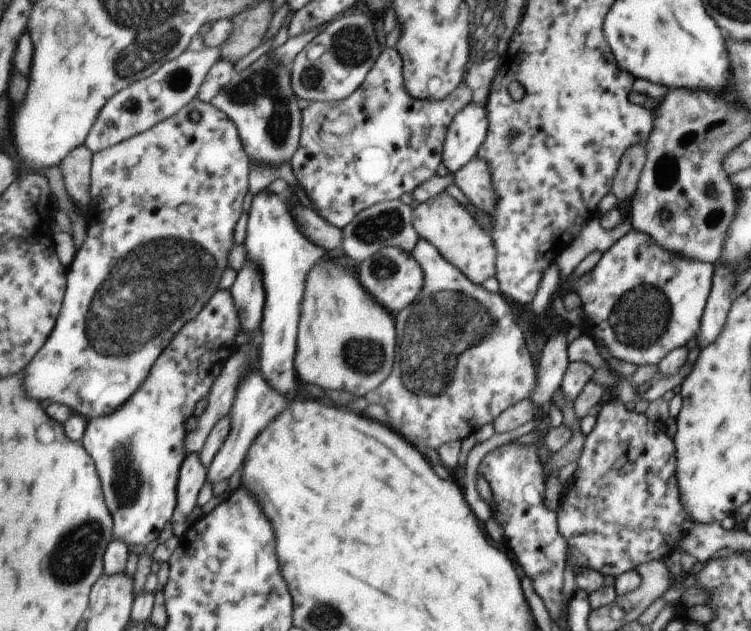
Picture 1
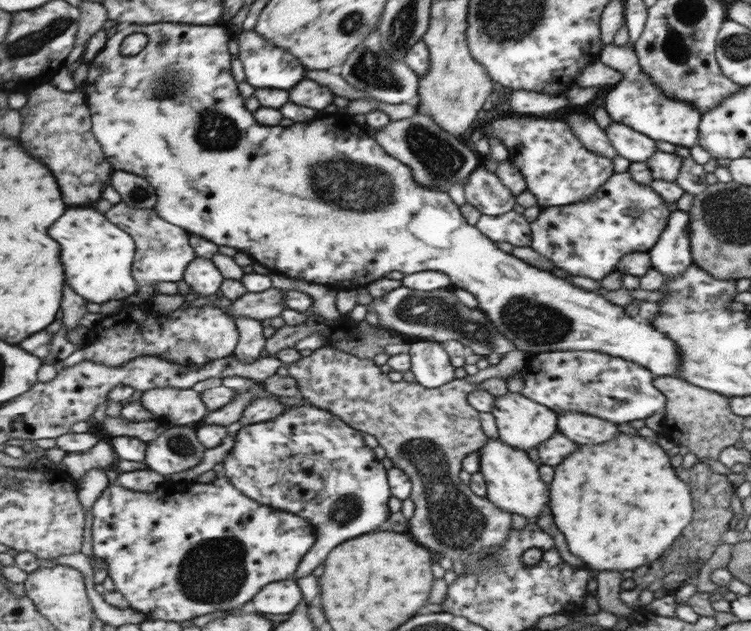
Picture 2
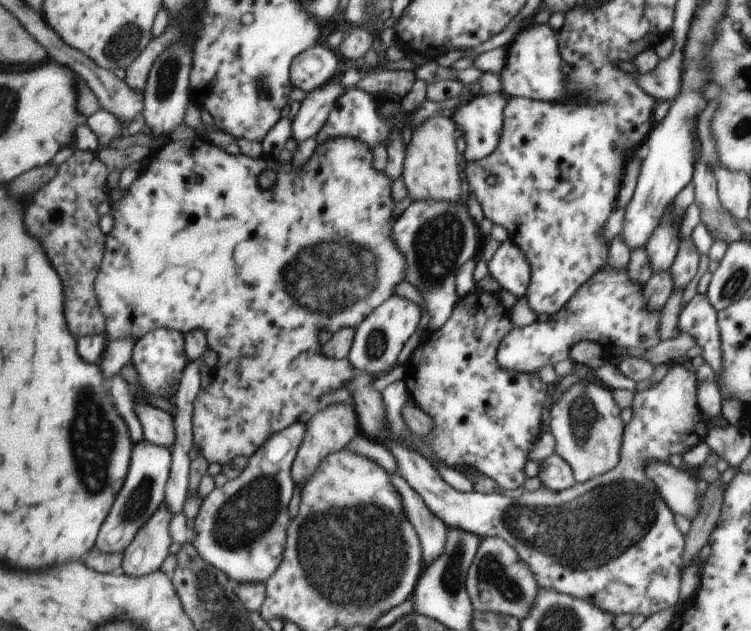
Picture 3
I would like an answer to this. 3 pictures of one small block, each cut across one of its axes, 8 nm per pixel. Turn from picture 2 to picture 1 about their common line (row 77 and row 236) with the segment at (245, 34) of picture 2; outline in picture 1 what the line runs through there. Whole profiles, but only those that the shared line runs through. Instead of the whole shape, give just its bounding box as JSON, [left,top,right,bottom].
[244,191,325,394]

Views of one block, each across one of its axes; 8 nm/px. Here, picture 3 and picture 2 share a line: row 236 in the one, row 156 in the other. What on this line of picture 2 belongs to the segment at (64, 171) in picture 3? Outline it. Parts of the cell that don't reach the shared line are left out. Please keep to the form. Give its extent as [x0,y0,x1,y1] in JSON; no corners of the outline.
[19,84,115,206]

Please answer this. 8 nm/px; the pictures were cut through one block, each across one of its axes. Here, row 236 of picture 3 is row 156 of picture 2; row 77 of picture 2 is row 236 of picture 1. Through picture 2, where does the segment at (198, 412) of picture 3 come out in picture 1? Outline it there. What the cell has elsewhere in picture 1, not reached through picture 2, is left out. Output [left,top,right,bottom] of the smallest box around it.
[25,97,251,420]

